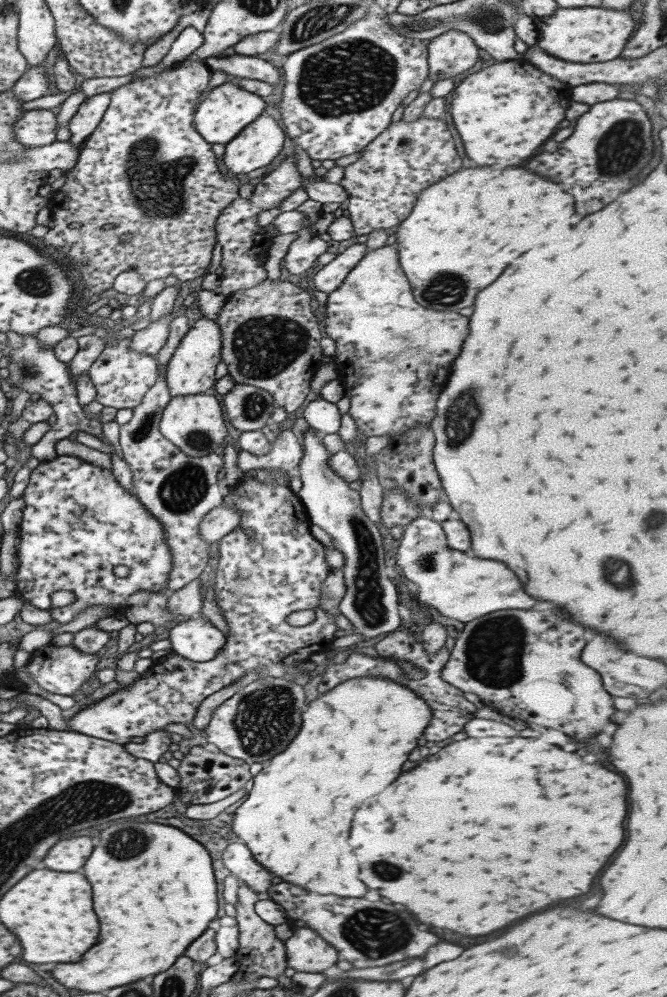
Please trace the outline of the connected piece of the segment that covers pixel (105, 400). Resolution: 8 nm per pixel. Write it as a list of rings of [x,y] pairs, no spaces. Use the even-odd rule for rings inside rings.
[[[134,336],[124,337],[107,344],[90,367],[90,382],[93,382],[97,392],[95,400],[104,406],[112,406],[118,410],[136,408],[156,382],[157,357],[133,350],[131,348],[133,338]]]

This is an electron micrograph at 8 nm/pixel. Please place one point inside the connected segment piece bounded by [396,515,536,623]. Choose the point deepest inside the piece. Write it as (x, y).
(459, 585)

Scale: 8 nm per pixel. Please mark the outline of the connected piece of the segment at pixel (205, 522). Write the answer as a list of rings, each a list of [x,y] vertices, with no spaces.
[[[222,504],[204,516],[200,524],[200,537],[210,544],[219,542],[238,526],[239,520],[242,520],[242,511]]]

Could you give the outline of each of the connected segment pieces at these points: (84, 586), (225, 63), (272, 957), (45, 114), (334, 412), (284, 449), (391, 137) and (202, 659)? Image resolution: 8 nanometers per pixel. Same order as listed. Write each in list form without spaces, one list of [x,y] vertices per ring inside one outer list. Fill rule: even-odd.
[[[58,455],[47,462],[40,462],[36,468],[31,470],[29,483],[24,490],[22,499],[24,499],[24,508],[22,510],[22,522],[18,524],[18,553],[16,554],[19,559],[19,568],[14,582],[17,585],[16,595],[23,601],[27,601],[39,610],[49,611],[54,621],[66,624],[75,620],[75,617],[78,617],[78,613],[82,613],[85,610],[84,608],[90,606],[127,608],[128,596],[130,596],[130,594],[136,594],[139,591],[169,595],[170,590],[167,588],[167,583],[170,577],[170,569],[172,569],[173,566],[173,559],[172,550],[170,550],[168,543],[166,543],[164,527],[162,527],[162,523],[160,523],[154,515],[150,514],[150,511],[140,503],[136,491],[126,491],[120,487],[120,483],[118,483],[116,477],[114,477],[111,469],[103,469],[102,467],[94,466],[74,455]],[[122,565],[128,567],[130,573],[126,578],[117,578],[113,572],[114,567]],[[60,590],[71,592],[74,594],[75,600],[66,606],[52,607],[50,596],[52,593]]]
[[[234,54],[228,57],[212,56],[204,59],[204,63],[212,72],[224,71],[234,81],[249,78],[260,80],[270,85],[278,85],[280,72],[271,62],[258,58],[258,56],[244,56]]]
[[[240,882],[238,902],[235,904],[235,919],[239,926],[240,943],[240,952],[237,952],[236,956],[240,956],[240,958],[242,958],[242,956],[248,956],[248,958],[242,962],[246,968],[240,968],[240,970],[244,970],[244,976],[242,976],[242,978],[247,981],[250,981],[250,978],[258,979],[261,976],[269,976],[270,978],[276,979],[281,974],[284,974],[284,970],[288,968],[284,941],[274,933],[275,926],[262,920],[255,911],[255,904],[260,899],[266,898],[266,893],[254,892],[249,886]]]
[[[30,110],[14,124],[15,138],[27,148],[57,142],[56,116],[51,110]]]
[[[322,398],[310,401],[303,413],[306,422],[316,430],[334,434],[340,428],[342,416],[336,403]]]
[[[290,429],[280,431],[272,450],[264,456],[254,456],[246,450],[238,451],[237,466],[242,472],[251,469],[278,470],[286,476],[292,477],[300,472],[300,460],[302,460],[302,444]]]
[[[422,116],[411,122],[394,121],[384,131],[360,152],[361,157],[356,162],[344,168],[344,176],[340,184],[349,194],[348,212],[354,226],[354,236],[362,236],[376,229],[400,225],[412,213],[417,204],[418,194],[422,190],[426,190],[430,184],[462,168],[462,158],[458,155],[452,134],[446,122],[438,118]]]
[[[198,615],[193,619],[179,622],[169,632],[168,639],[171,642],[171,649],[180,658],[192,662],[205,663],[211,661],[226,644],[226,634],[216,628],[208,619]]]

